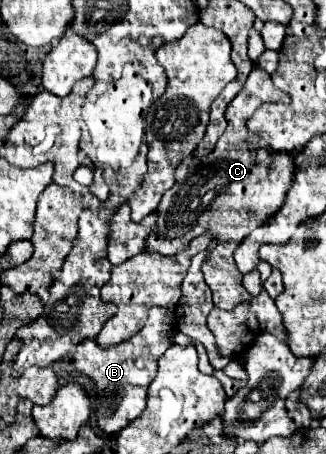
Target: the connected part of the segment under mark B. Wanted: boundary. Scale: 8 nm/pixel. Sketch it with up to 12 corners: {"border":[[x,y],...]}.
{"border":[[150,308],[134,338],[86,338],[74,366],[98,388],[96,420],[118,434],[146,406],[170,314]]}

